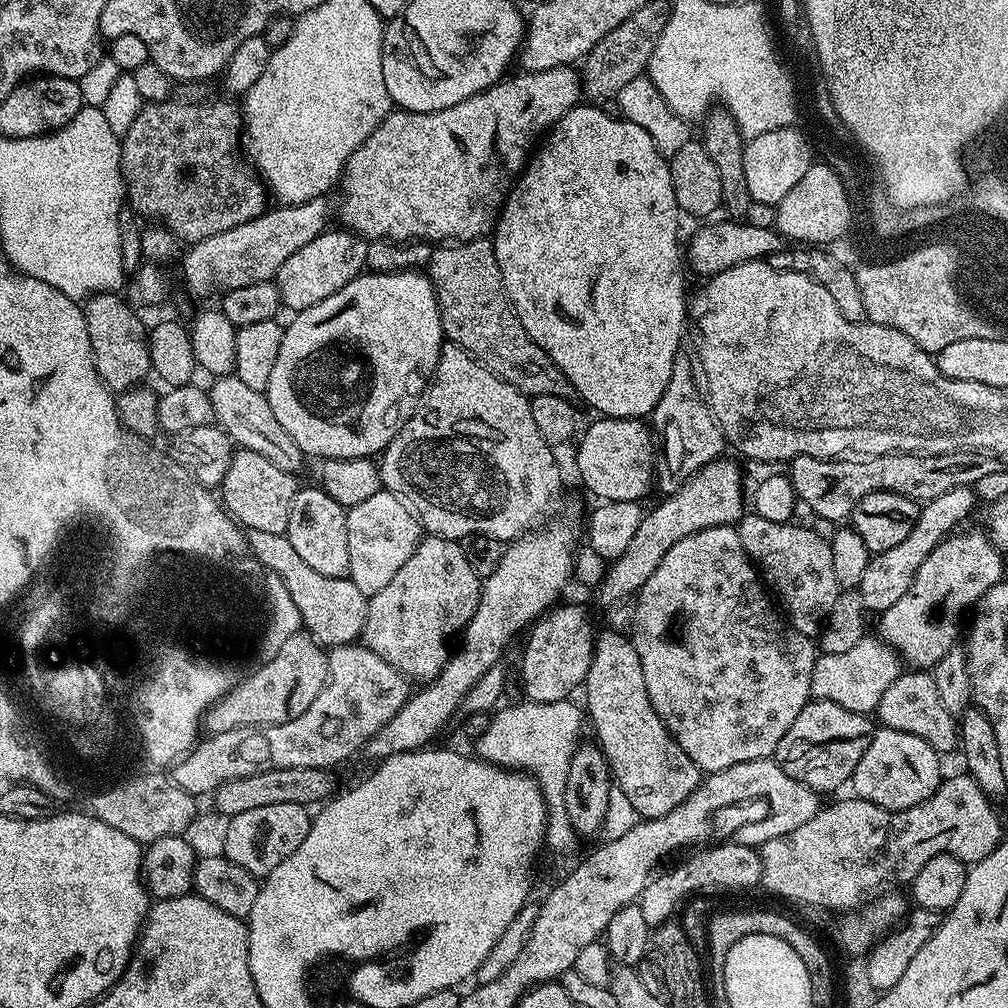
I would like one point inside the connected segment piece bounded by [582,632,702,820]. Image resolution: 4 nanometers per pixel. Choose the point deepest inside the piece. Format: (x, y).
(648, 767)

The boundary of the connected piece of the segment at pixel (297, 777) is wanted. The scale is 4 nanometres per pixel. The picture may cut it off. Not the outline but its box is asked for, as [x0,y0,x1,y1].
[214,766,337,818]

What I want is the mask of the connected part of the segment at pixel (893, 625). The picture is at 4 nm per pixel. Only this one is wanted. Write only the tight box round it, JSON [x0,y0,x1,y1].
[879,531,1005,670]

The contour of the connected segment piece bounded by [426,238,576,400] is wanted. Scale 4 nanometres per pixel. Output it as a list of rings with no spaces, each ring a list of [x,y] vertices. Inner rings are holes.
[[[491,239],[466,240],[433,247],[426,275],[434,286],[440,325],[451,343],[469,352],[476,363],[483,364],[529,398],[538,394],[558,394],[558,398],[572,400],[576,396],[566,374],[562,374],[546,350],[542,350],[542,346],[526,334],[516,316],[516,309],[504,292]]]

